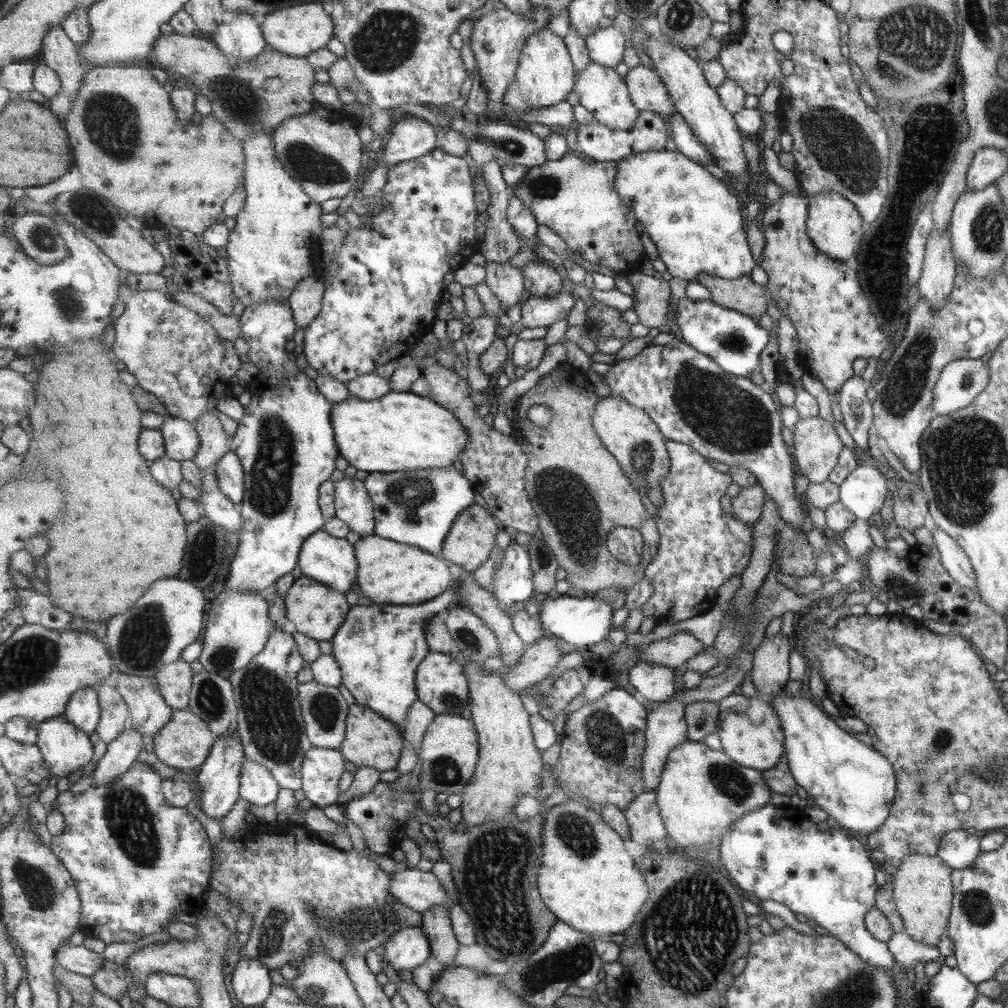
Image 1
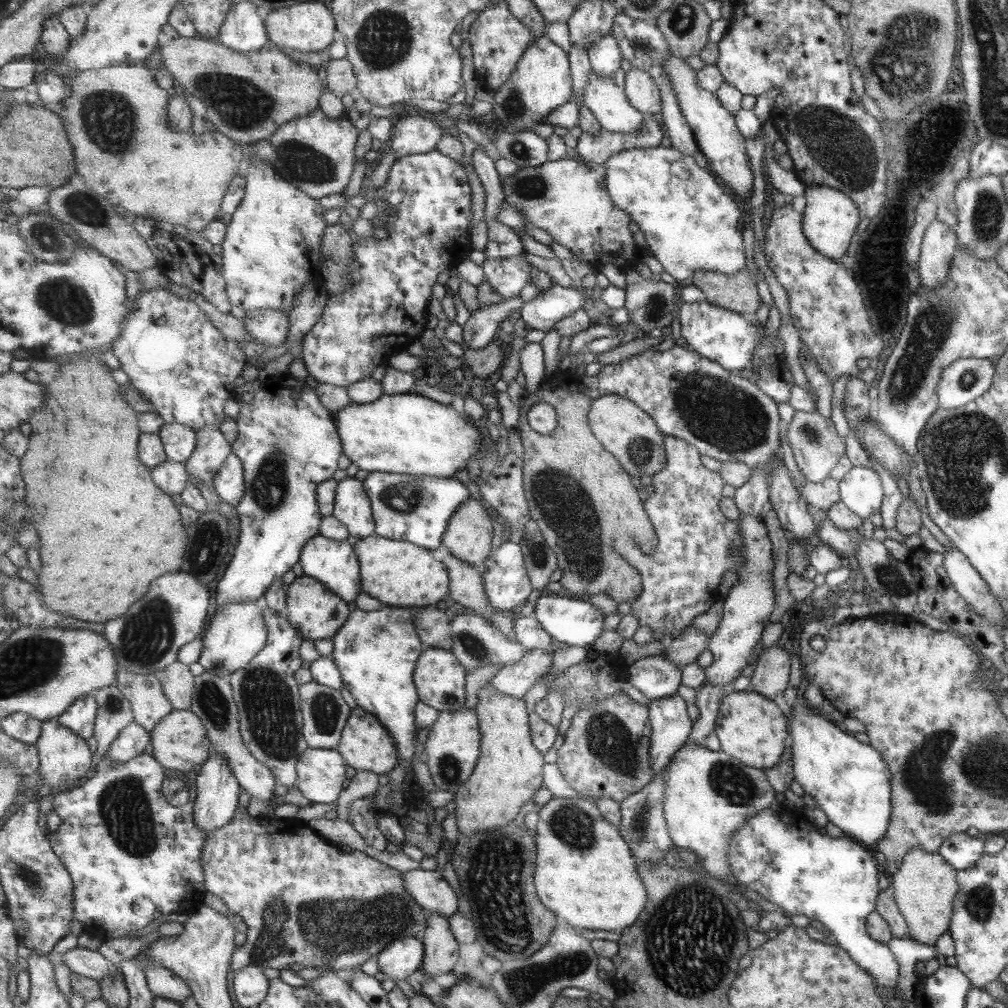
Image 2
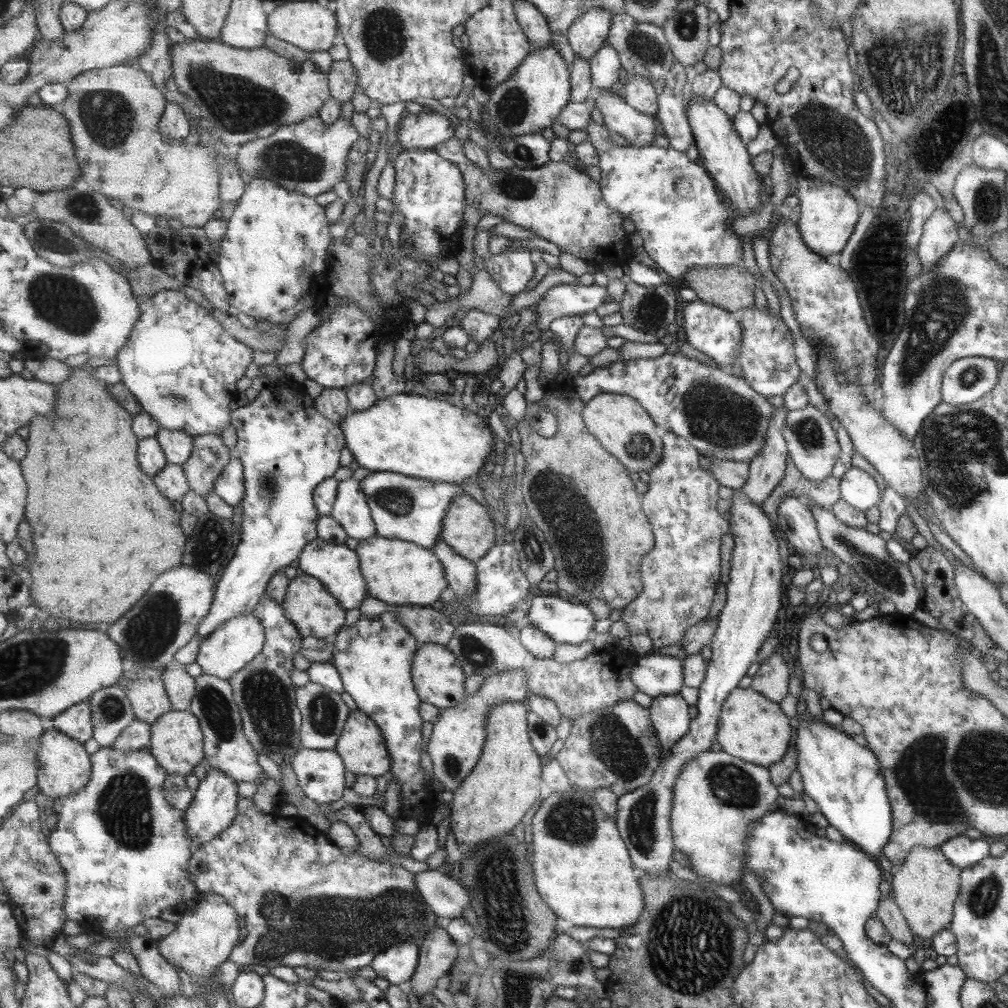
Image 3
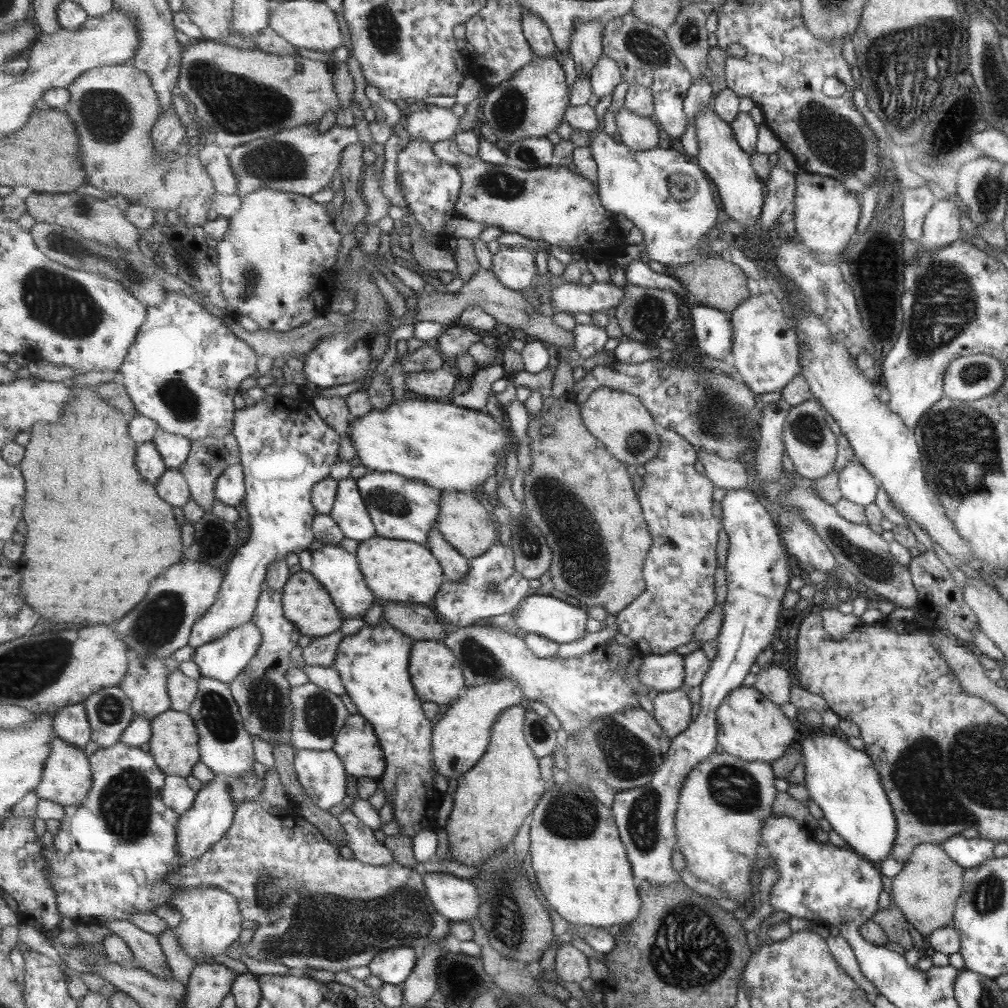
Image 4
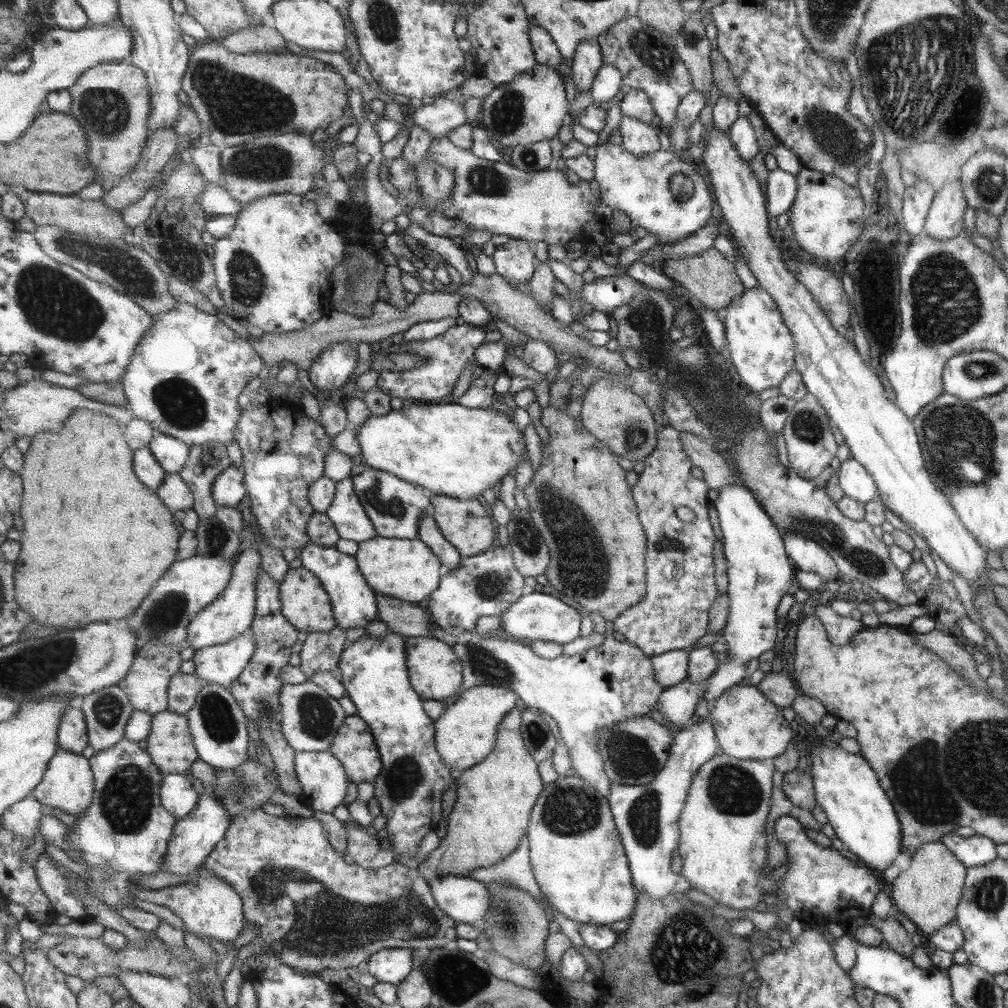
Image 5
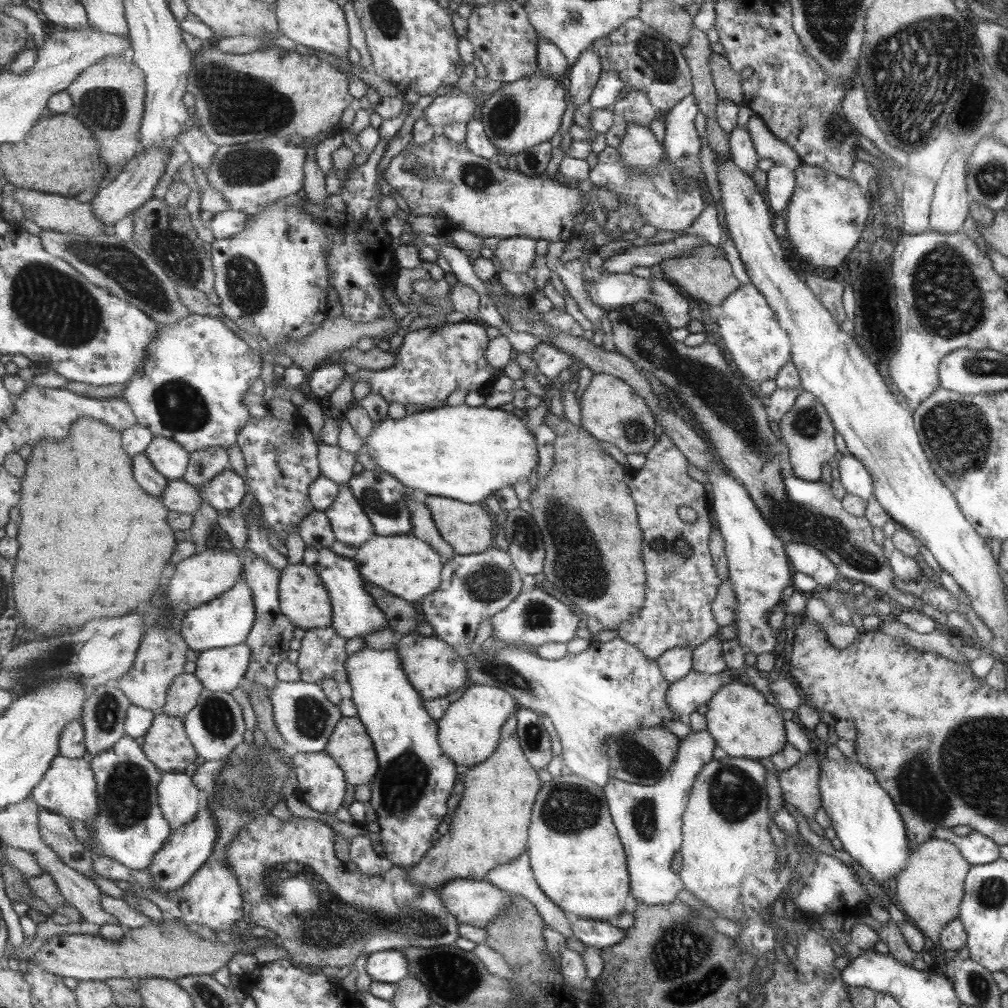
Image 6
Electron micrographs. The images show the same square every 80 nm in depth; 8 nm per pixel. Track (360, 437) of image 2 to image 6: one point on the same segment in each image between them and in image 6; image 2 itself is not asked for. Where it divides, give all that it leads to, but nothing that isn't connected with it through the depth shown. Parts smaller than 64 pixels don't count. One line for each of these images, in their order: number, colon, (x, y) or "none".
3: (428, 438)
4: (451, 447)
5: (450, 449)
6: (465, 453)

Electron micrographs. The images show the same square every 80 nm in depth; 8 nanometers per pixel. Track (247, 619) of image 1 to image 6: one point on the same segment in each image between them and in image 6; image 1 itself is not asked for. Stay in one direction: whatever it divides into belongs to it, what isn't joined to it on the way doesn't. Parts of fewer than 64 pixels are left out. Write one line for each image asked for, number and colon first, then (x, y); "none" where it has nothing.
2: (237, 633)
3: (229, 650)
4: (224, 659)
5: (224, 664)
6: (221, 669)

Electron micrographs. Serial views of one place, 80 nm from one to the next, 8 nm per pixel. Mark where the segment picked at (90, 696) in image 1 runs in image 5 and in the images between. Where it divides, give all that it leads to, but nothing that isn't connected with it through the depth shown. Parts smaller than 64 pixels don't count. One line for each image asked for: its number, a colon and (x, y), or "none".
2: (81, 717)
3: (76, 722)
4: (71, 723)
5: (73, 736)

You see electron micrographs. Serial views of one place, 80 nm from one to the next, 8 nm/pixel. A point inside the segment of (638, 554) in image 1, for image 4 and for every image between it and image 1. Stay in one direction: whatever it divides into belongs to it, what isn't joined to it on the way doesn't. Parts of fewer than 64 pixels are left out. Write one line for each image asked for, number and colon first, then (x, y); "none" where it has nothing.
2: (680, 576)
3: (680, 573)
4: (677, 501)

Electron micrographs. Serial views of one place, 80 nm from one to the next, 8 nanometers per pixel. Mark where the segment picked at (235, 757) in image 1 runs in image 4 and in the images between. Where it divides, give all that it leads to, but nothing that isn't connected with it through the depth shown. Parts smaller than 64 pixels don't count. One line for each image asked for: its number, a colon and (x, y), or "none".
2: (218, 788)
3: (214, 809)
4: (211, 817)

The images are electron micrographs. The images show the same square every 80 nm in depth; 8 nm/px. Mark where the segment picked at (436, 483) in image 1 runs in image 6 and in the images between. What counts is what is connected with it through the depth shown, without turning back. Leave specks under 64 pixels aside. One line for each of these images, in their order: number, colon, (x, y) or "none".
2: (406, 507)
3: (406, 508)
4: (403, 509)
5: (395, 506)
6: (383, 497)

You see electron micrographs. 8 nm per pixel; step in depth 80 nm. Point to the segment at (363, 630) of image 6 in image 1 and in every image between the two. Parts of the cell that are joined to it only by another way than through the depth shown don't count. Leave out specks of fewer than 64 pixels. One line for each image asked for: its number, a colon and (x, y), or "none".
1: (331, 560)
2: (335, 563)
3: (338, 567)
4: (339, 570)
5: (355, 604)

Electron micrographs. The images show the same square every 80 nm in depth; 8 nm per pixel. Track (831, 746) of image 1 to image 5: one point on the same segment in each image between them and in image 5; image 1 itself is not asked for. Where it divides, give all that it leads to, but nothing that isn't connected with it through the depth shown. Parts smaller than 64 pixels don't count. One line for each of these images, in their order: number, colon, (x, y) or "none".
2: (848, 781)
3: (842, 777)
4: (839, 779)
5: (845, 787)

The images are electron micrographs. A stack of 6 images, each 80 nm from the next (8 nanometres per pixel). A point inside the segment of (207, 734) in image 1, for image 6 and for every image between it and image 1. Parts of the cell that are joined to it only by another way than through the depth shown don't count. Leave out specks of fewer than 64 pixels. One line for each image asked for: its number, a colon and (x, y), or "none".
2: (180, 741)
3: (177, 742)
4: (175, 743)
5: (171, 745)
6: (167, 744)

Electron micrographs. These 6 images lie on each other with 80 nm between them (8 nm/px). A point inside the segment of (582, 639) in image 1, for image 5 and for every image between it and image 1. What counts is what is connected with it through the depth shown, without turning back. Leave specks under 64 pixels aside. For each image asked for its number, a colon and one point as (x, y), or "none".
2: (576, 622)
3: (567, 623)
4: (562, 622)
5: (537, 616)

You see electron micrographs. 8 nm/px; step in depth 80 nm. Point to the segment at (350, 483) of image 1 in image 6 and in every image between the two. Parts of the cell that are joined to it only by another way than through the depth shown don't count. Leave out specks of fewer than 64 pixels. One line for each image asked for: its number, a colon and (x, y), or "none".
2: (353, 508)
3: (352, 510)
4: (352, 514)
5: (352, 521)
6: (351, 524)

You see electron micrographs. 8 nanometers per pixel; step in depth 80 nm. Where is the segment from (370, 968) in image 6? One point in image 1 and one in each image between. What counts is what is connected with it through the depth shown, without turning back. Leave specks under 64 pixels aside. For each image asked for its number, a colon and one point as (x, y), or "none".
1: (410, 948)
2: (398, 961)
3: (397, 965)
4: (394, 966)
5: (393, 965)

